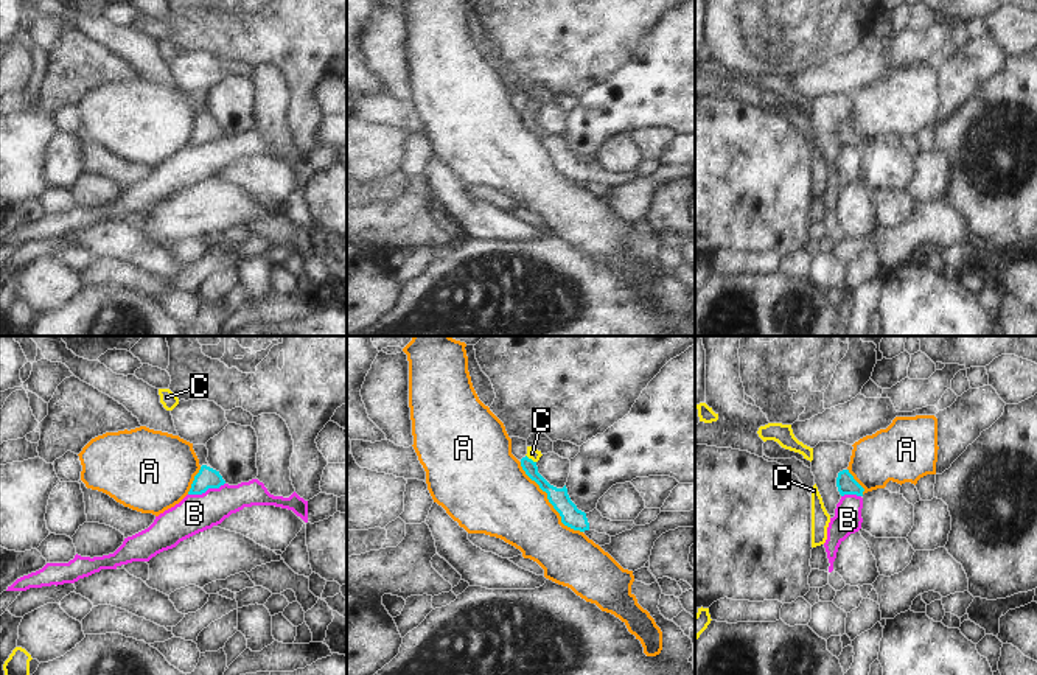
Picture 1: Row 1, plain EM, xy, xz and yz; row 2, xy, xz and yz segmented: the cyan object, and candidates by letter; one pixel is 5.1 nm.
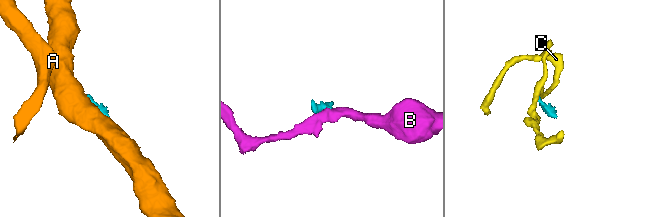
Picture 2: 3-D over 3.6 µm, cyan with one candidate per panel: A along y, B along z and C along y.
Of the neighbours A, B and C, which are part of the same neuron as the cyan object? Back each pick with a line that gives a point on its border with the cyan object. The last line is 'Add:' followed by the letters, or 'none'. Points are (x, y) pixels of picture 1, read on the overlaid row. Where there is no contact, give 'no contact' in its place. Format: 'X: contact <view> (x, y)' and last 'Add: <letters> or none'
Add: none

